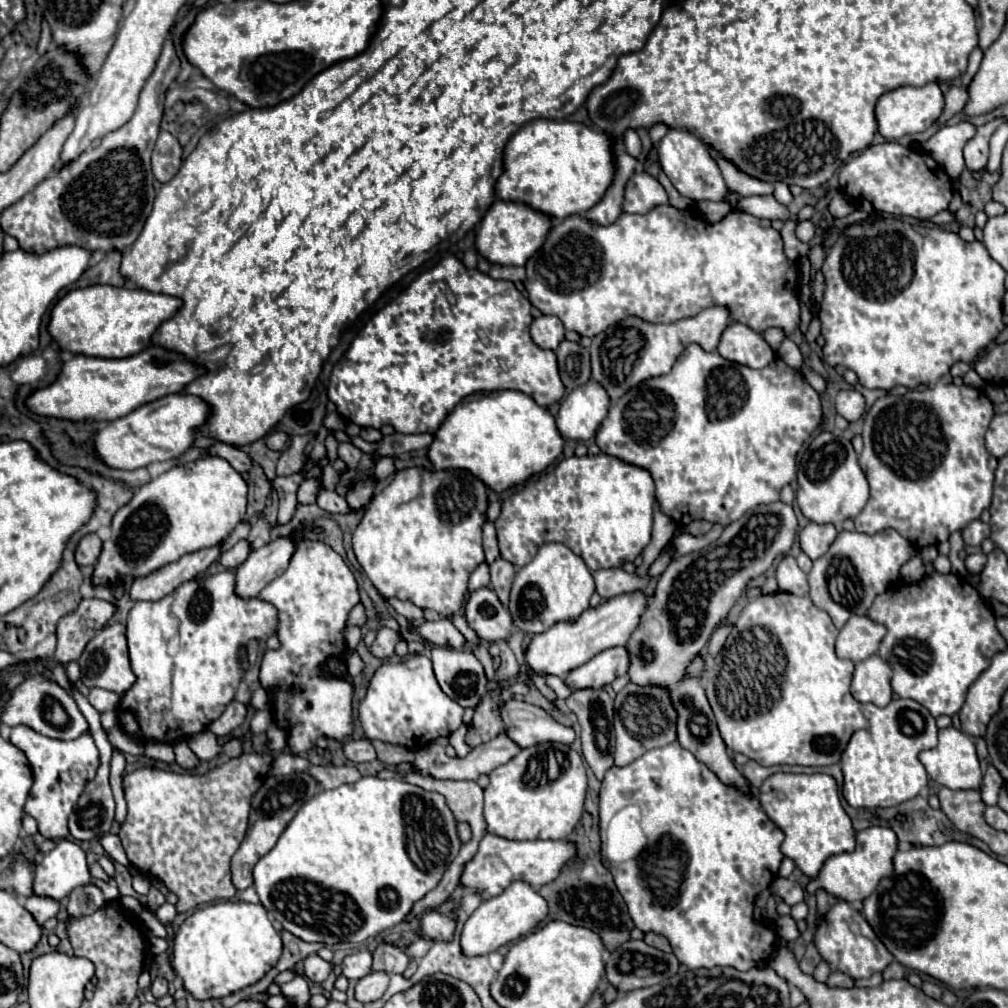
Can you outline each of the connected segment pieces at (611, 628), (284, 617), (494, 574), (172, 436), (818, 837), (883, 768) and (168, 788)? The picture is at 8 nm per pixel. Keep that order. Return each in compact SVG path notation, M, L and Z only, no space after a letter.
M640 592L620 594L620 596L614 596L606 602L602 602L596 608L588 608L586 612L582 612L582 616L578 620L574 620L574 624L566 624L566 622L554 624L550 630L536 634L526 648L528 666L532 668L532 672L536 676L564 678L566 672L586 664L596 654L604 652L608 648L624 646L626 640L630 638L630 632L634 632L634 628L638 626L640 614L646 608L646 600L648 598Z
M300 540L296 542L294 554L288 568L282 576L274 578L260 594L260 600L270 602L278 610L278 628L276 636L280 640L278 650L266 650L260 664L260 684L270 694L270 716L272 722L288 732L286 744L292 754L306 754L314 742L324 736L336 742L344 742L346 736L352 736L352 696L354 686L350 680L330 674L326 668L330 660L342 658L346 654L346 620L350 610L360 602L358 584L352 570L346 566L342 556L334 552L328 544L320 540Z
M496 558L490 564L492 588L494 588L494 592L498 594L498 598L500 598L500 602L504 606L508 606L508 596L510 596L510 588L512 588L514 576L516 576L516 568L510 562L506 562L502 558Z
M170 394L170 396L158 398L94 430L94 436L92 436L94 454L106 466L120 468L120 470L136 470L152 462L176 460L180 454L184 454L192 446L196 438L196 428L206 422L206 416L208 416L208 408L196 396Z
M778 772L778 774L770 776L760 786L758 800L760 800L762 808L766 810L766 814L770 816L770 820L774 820L786 834L786 838L782 842L782 854L792 858L794 864L806 876L814 878L828 856L854 850L854 844L856 844L854 842L854 828L852 828L850 816L844 812L844 808L840 804L838 788L836 788L836 782L832 776L828 776L828 774L784 774L784 772Z
M894 698L888 706L878 708L874 704L864 704L862 712L866 720L870 722L870 730L858 730L852 734L846 750L842 752L842 772L844 772L844 786L842 794L848 800L852 808L888 808L888 806L898 806L914 796L920 794L920 790L928 784L928 774L918 760L918 752L934 748L936 746L936 720L930 716L922 704L914 700L904 700L904 698Z
M248 754L216 766L206 776L172 774L140 768L124 776L128 816L118 838L130 864L144 876L162 882L178 896L178 910L236 896L230 860L246 836L250 800L268 776L272 754Z

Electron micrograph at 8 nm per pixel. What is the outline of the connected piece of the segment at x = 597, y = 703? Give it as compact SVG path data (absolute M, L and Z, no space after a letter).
M582 690L572 692L572 696L566 702L570 710L578 716L578 722L582 726L582 752L584 760L592 768L598 780L604 778L604 774L614 766L614 710L612 710L612 698L604 690Z

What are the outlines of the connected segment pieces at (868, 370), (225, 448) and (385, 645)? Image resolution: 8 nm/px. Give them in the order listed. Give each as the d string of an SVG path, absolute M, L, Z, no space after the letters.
M886 216L880 222L872 222L872 224L862 224L862 226L852 226L846 228L836 244L830 248L828 258L822 266L822 274L826 276L826 292L824 292L824 300L820 306L820 322L822 322L822 336L826 340L824 344L824 362L828 362L830 366L846 366L848 370L854 370L858 376L858 382L864 388L870 390L892 390L894 386L906 386L906 388L916 388L918 382L928 384L932 380L942 378L944 374L950 372L952 364L956 362L972 362L978 354L978 350L982 350L984 346L988 346L990 342L994 342L994 338L1004 330L1004 322L1002 322L1002 298L1006 292L1004 286L1004 276L1006 270L994 262L984 244L974 240L974 242L966 242L962 240L956 232L952 230L944 230L938 226L926 226L926 224L916 224L916 222L908 222L902 218L894 218L894 216Z
M216 442L212 446L208 446L208 454L210 456L218 456L218 458L224 458L236 472L244 474L250 466L252 466L252 460L240 450L240 448L234 448L230 444L222 444L222 442Z
M382 626L378 630L378 634L376 634L376 639L374 644L372 644L372 648L370 648L370 652L374 656L378 656L378 658L390 658L394 654L394 648L396 648L396 644L400 640L402 640L402 636L400 636L398 630Z

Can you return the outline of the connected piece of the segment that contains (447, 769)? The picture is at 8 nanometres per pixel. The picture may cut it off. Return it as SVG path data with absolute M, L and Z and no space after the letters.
M502 734L492 738L490 742L484 742L484 744L476 746L464 758L448 758L446 752L444 752L446 744L448 744L448 738L442 738L442 740L432 740L424 748L420 748L418 754L414 756L414 760L410 762L412 770L422 774L422 776L436 778L436 780L478 780L480 774L490 774L494 768L506 764L508 760L512 760L520 752L520 748L512 740L506 740L506 736L502 736Z

